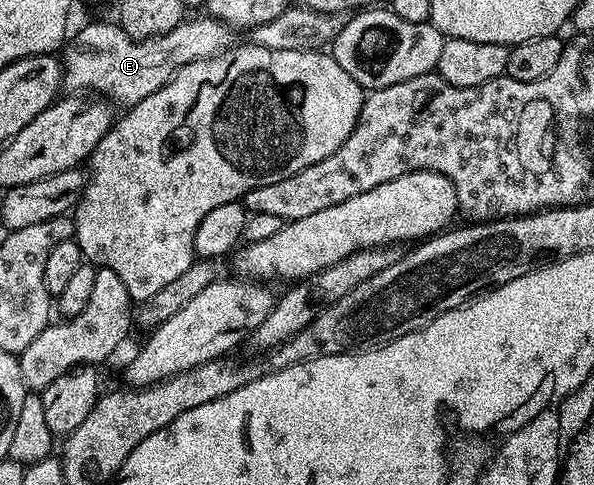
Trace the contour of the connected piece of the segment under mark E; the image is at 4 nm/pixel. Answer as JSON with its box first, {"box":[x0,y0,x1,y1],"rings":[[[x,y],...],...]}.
{"box":[65,18,235,108],"rings":[[[192,18],[183,20],[176,28],[172,28],[172,32],[139,42],[128,36],[128,32],[124,32],[117,21],[88,23],[75,38],[73,35],[65,43],[65,89],[70,92],[93,92],[113,100],[119,107],[129,108],[144,100],[144,96],[152,96],[152,92],[168,84],[175,72],[184,68],[184,64],[198,58],[209,58],[235,45],[235,31],[219,18]]]}

